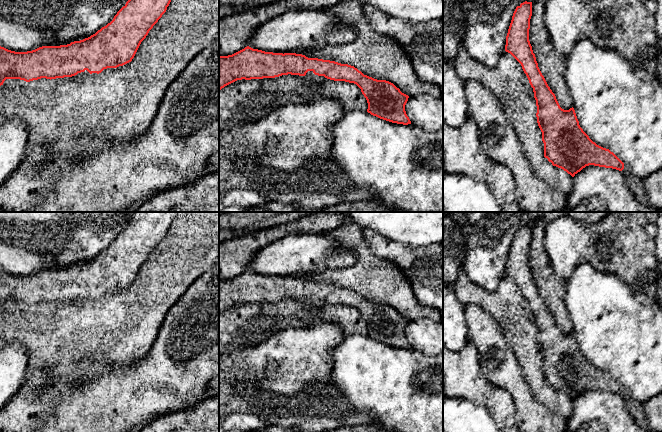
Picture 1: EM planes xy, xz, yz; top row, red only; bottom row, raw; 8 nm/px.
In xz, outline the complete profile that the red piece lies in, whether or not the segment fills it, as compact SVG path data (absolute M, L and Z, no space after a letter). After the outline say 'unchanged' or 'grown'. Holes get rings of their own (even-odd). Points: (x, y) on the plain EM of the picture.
M247 270L232 279L219 280L219 314L237 304L275 302L288 298L305 300L308 295L312 295L315 299L324 300L330 304L356 308L367 324L368 337L392 347L411 348L405 335L405 329L409 320L402 317L393 307L364 299L357 292L348 288L318 282L308 282L302 278L265 276Z | unchanged

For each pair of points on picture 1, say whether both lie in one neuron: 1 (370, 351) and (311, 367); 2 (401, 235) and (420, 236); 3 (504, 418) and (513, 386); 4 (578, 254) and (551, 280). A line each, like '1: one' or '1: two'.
1: two
2: one
3: two
4: two

